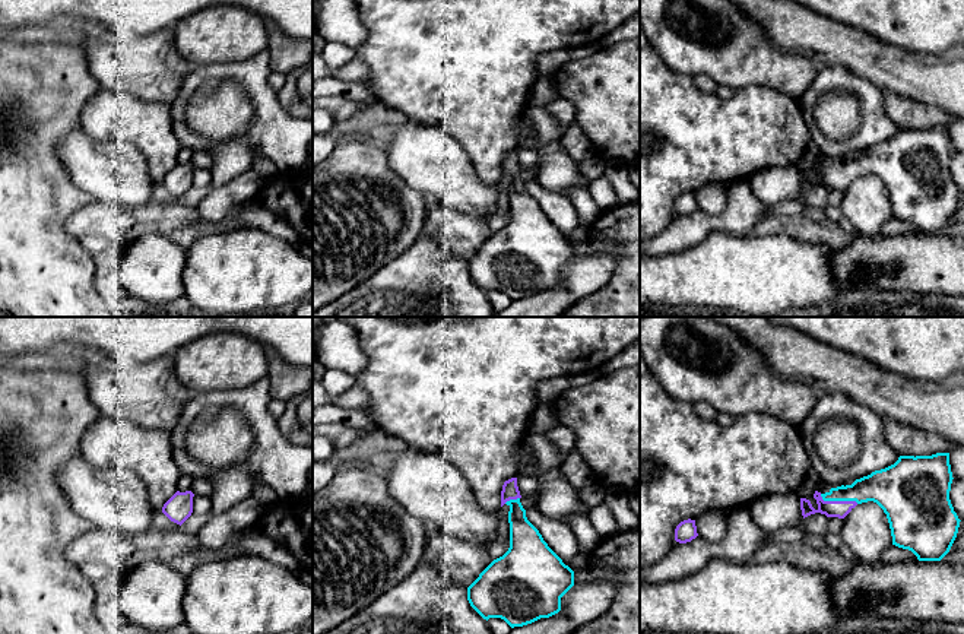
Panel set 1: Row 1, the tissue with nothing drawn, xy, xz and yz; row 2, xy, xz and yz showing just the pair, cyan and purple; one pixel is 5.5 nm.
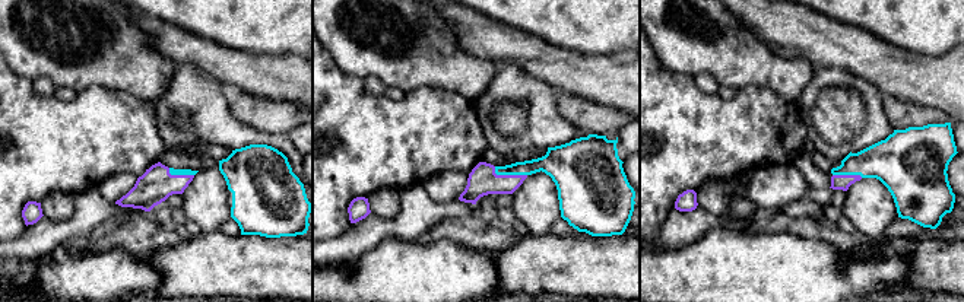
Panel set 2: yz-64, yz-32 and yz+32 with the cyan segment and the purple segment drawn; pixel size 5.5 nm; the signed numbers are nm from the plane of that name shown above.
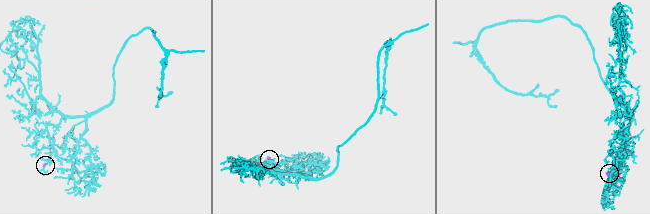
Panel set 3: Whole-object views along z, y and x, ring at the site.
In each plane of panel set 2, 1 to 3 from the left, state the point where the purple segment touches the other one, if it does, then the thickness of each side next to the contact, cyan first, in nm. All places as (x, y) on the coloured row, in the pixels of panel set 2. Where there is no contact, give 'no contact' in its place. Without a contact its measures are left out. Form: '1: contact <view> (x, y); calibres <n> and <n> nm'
1: contact yz-64 (180, 174); calibres 40 and 190 nm
2: contact yz-32 (509, 174); calibres 140 and 160 nm
3: contact yz+32 (847, 174); calibres 240 and 80 nm

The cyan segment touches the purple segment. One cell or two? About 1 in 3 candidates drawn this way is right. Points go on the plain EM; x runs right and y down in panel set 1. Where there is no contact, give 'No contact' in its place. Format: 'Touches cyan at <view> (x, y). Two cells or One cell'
Touches cyan at yz (839, 173). One cell

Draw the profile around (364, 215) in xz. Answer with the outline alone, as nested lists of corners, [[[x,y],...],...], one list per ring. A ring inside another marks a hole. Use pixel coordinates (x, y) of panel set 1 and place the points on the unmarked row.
[[[353,139],[339,140],[332,153],[313,167],[313,311],[358,288],[410,248],[422,237],[428,210],[425,194],[409,187],[389,167],[387,155],[380,145]]]

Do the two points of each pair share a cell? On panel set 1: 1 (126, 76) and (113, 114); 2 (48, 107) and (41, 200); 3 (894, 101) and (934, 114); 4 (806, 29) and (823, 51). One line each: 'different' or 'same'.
1: different
2: same
3: same
4: same

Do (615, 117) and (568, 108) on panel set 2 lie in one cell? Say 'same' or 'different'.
same

